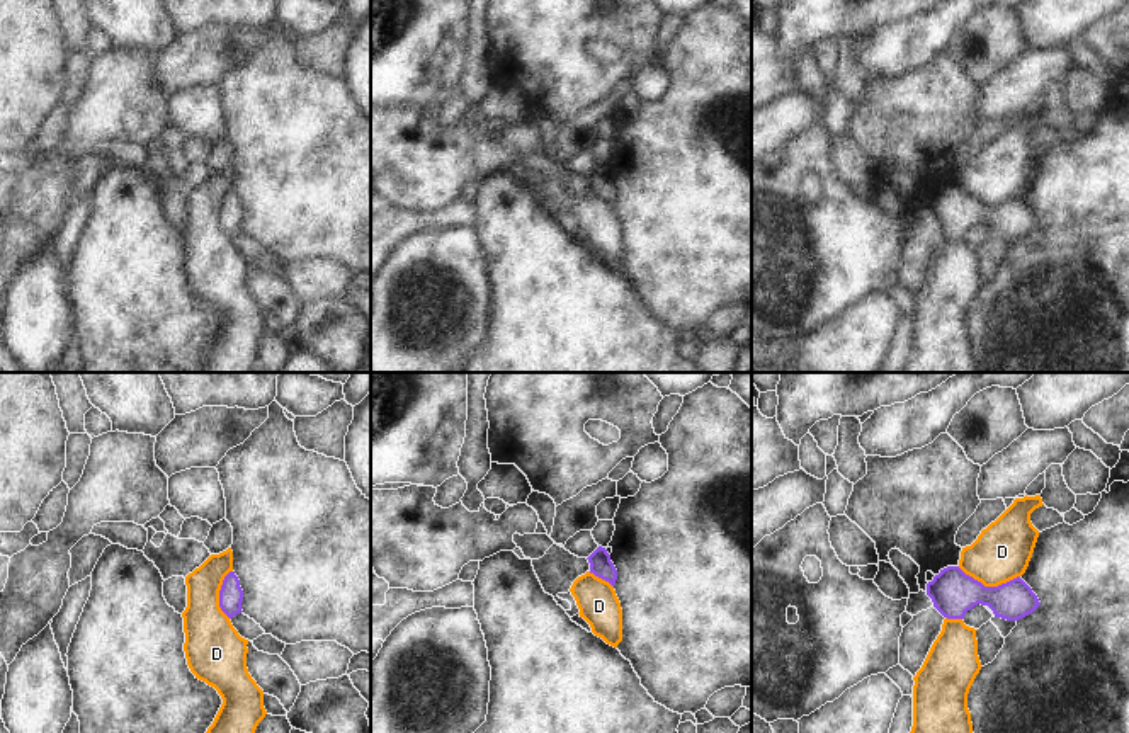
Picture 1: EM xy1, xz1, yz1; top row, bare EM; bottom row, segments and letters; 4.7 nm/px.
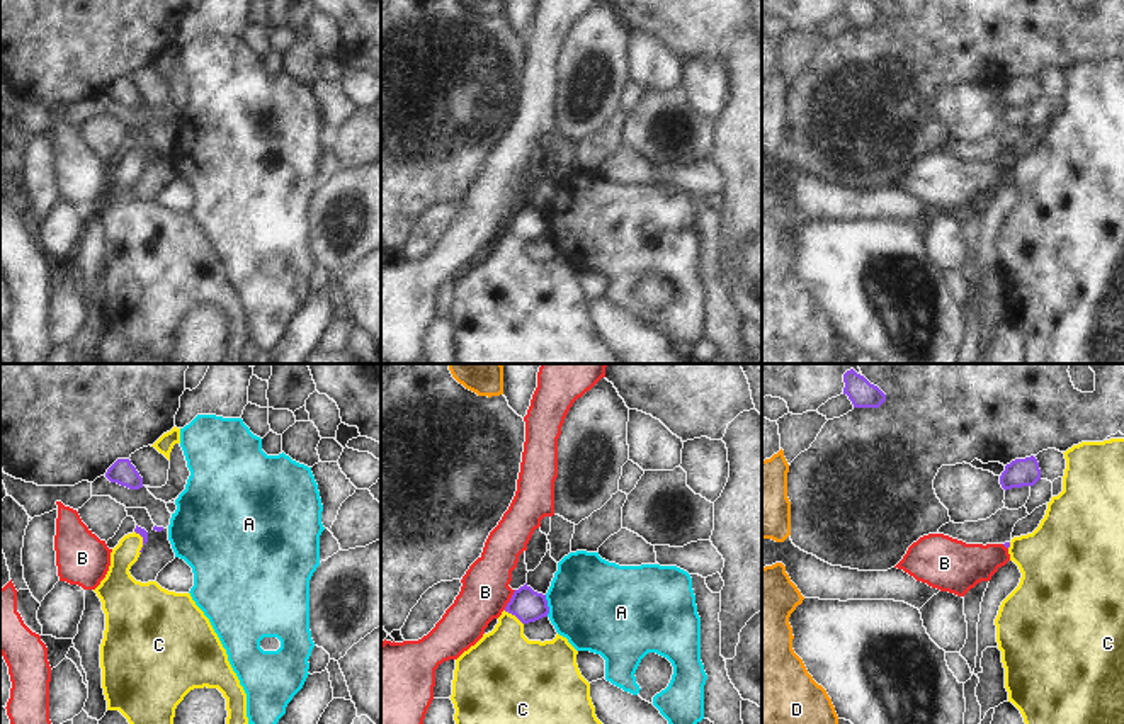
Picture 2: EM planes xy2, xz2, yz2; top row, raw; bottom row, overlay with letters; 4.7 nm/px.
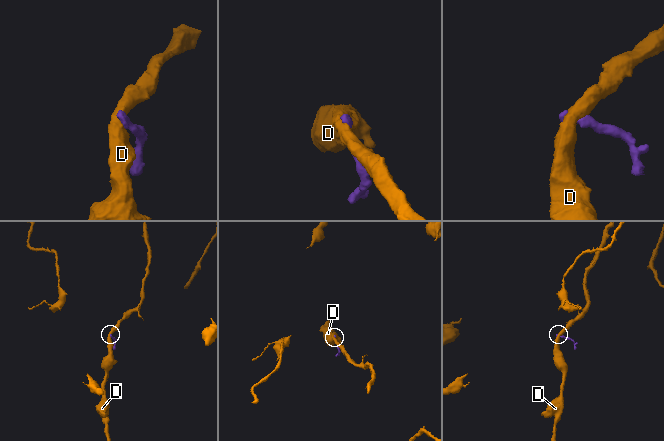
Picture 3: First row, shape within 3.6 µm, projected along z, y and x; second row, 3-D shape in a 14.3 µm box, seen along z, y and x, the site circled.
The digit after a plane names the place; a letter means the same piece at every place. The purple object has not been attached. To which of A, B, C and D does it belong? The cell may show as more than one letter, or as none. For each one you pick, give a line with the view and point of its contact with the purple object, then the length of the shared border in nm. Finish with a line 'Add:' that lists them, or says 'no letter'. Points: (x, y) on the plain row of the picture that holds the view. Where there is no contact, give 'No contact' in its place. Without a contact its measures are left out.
C: Touches purple at xz2 (514, 233). Shared border 120 nm
Add: C

